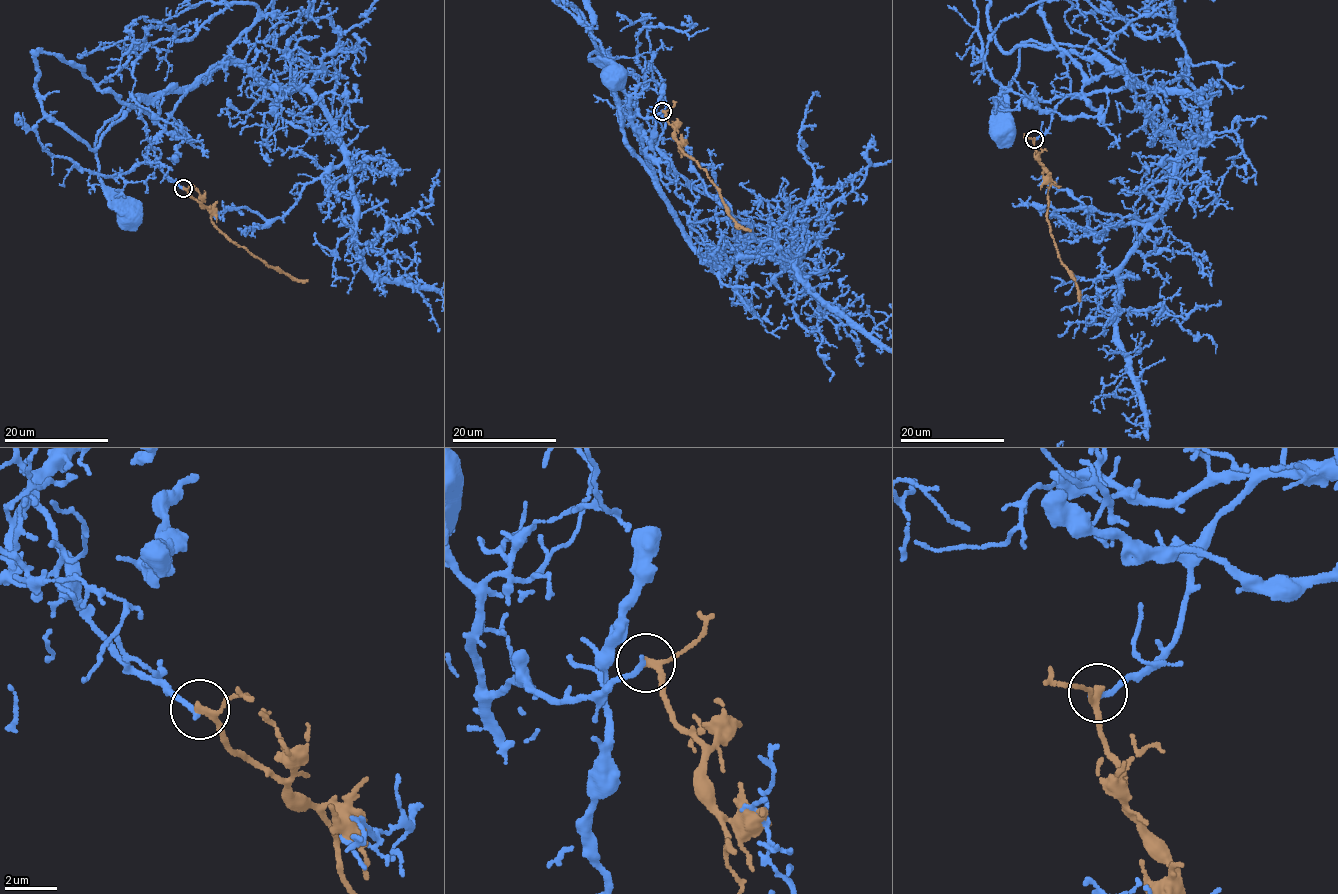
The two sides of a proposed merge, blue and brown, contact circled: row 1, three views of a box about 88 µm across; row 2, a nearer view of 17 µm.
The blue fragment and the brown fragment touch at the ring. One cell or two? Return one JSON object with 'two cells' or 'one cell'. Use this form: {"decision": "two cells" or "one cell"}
{"decision": "two cells"}

